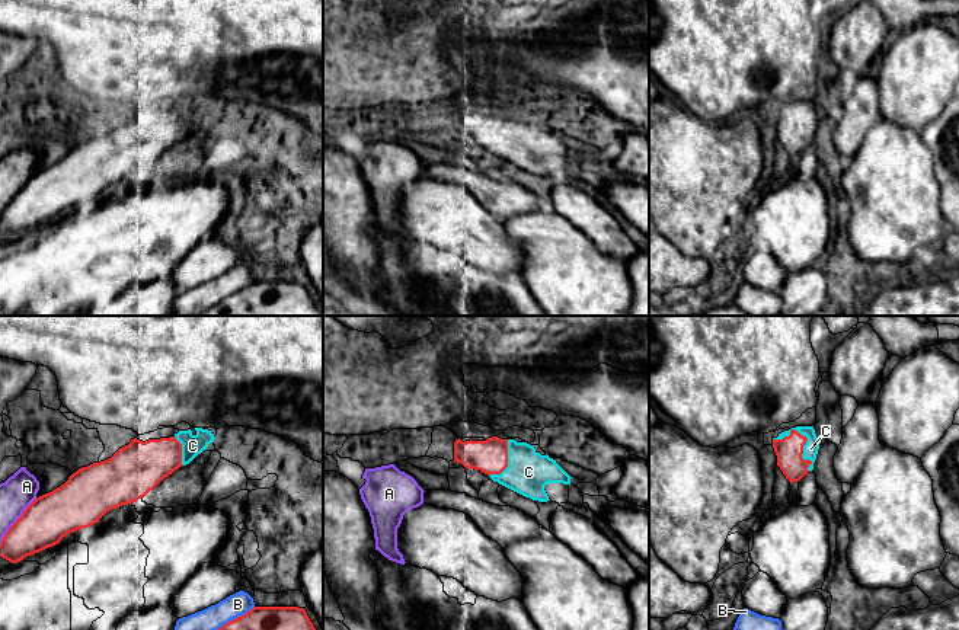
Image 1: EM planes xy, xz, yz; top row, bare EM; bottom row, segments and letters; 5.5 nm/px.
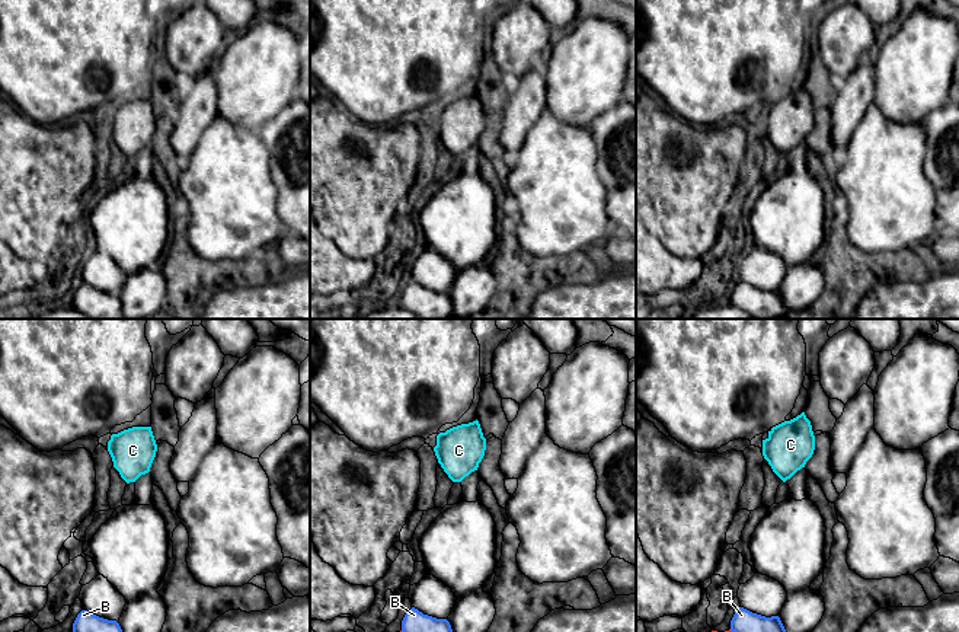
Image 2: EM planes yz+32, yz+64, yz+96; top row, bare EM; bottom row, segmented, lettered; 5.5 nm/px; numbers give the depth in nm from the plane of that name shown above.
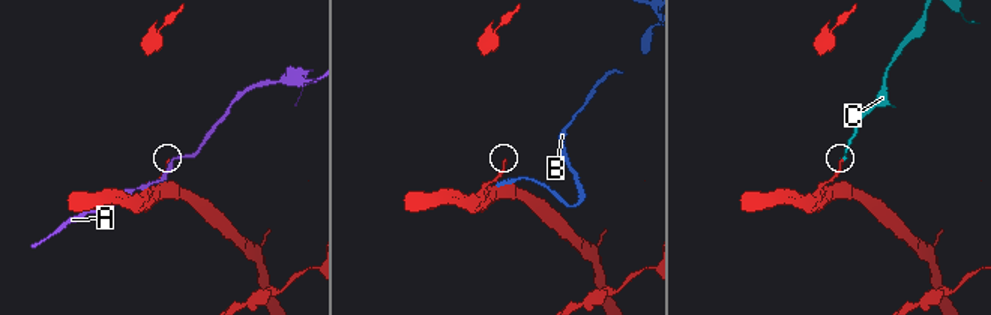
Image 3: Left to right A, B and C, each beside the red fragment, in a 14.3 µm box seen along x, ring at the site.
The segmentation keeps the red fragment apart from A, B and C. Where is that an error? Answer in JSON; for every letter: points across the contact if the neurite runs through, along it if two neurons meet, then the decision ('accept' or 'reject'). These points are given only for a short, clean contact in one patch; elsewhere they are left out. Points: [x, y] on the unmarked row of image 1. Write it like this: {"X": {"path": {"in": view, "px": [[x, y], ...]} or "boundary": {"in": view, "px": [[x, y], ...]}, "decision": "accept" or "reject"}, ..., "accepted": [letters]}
{"A": {"decision": "reject"}, "B": {"decision": "reject"}, "C": {"path": {"in": "yz", "px": [[789, 124], [796, 122], [806, 114], [811, 122]]}, "decision": "accept"}, "accepted": ["C"]}

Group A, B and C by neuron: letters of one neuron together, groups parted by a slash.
A / B / C

